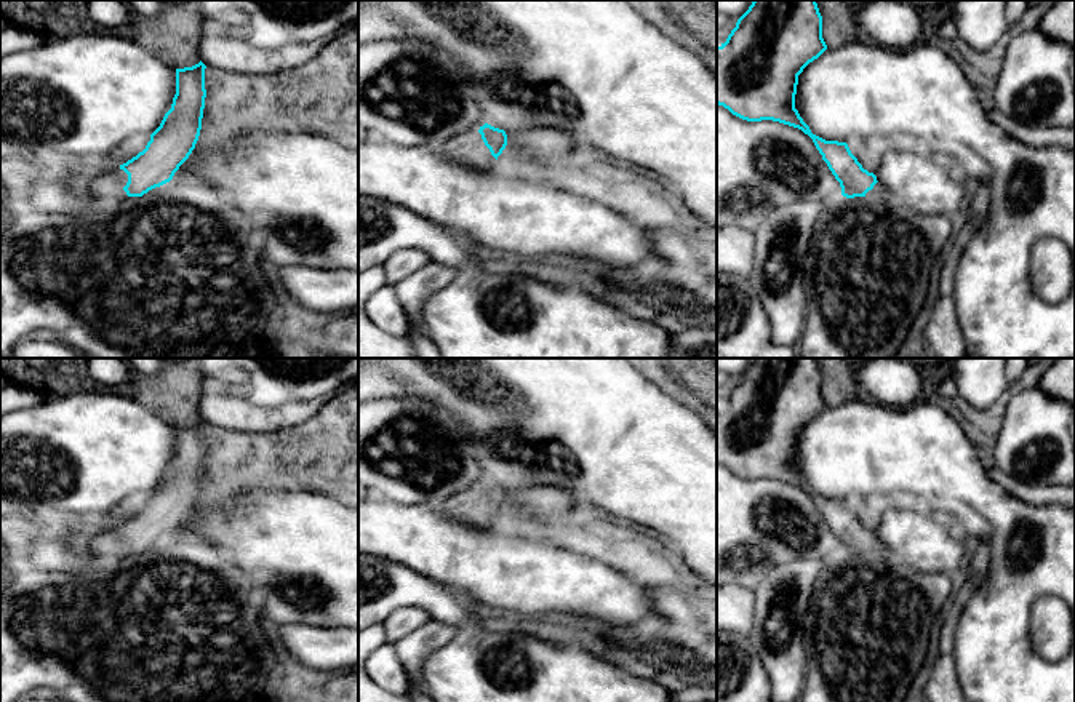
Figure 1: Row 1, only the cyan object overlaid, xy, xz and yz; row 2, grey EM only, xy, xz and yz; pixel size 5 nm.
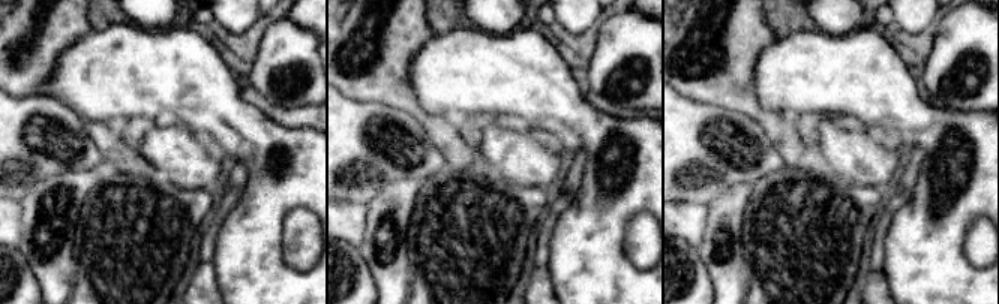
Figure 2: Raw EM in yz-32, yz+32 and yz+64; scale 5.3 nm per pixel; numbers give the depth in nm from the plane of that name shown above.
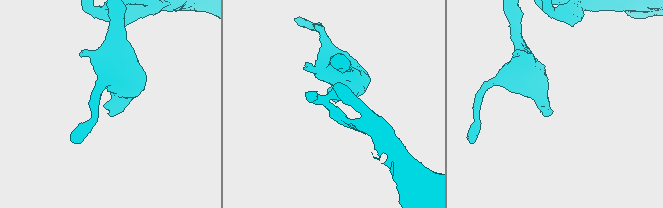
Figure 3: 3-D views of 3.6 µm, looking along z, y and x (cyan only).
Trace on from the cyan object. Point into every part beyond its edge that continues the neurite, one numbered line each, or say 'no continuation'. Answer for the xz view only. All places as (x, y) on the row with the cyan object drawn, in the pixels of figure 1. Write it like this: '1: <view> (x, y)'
1: xz (471, 152)

